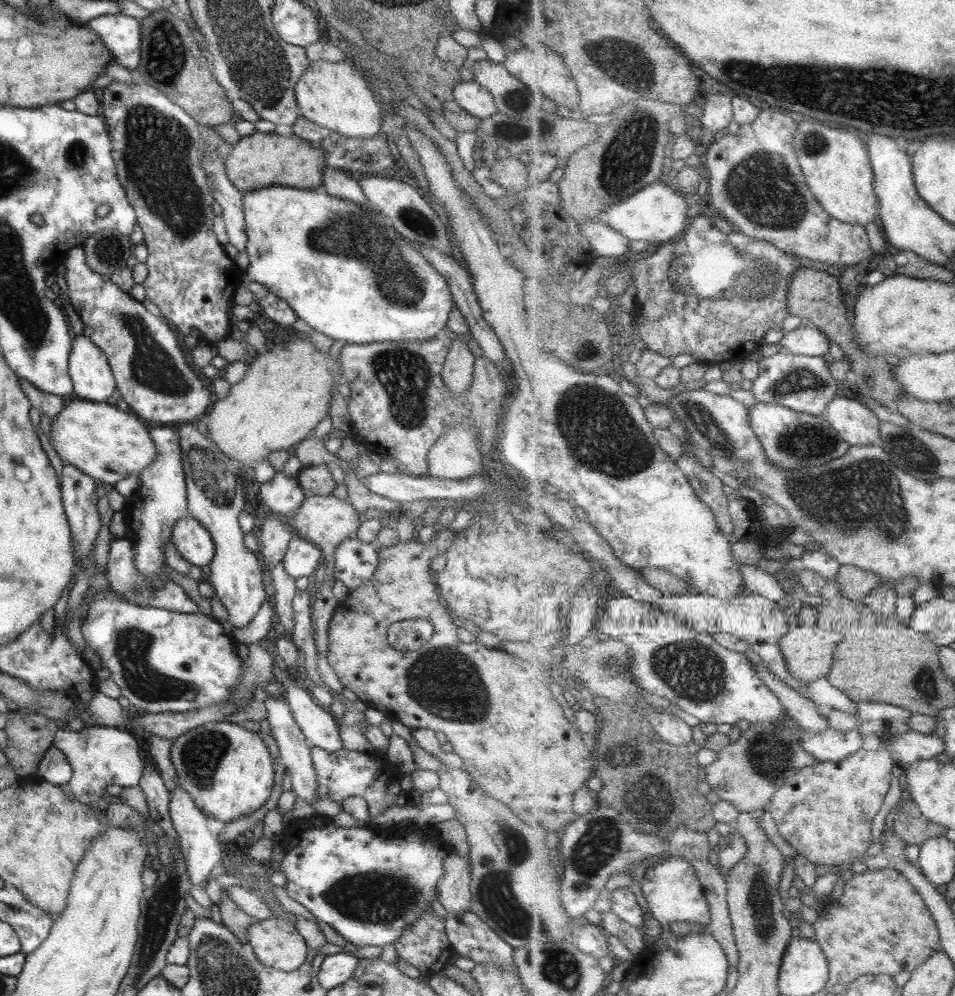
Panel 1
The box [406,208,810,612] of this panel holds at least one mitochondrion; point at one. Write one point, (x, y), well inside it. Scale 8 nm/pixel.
(600, 434)

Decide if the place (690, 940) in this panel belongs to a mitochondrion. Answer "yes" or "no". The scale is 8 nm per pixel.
no

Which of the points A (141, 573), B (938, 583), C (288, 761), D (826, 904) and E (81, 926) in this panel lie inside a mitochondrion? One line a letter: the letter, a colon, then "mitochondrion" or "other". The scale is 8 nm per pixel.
A: other
B: other
C: other
D: other
E: other

